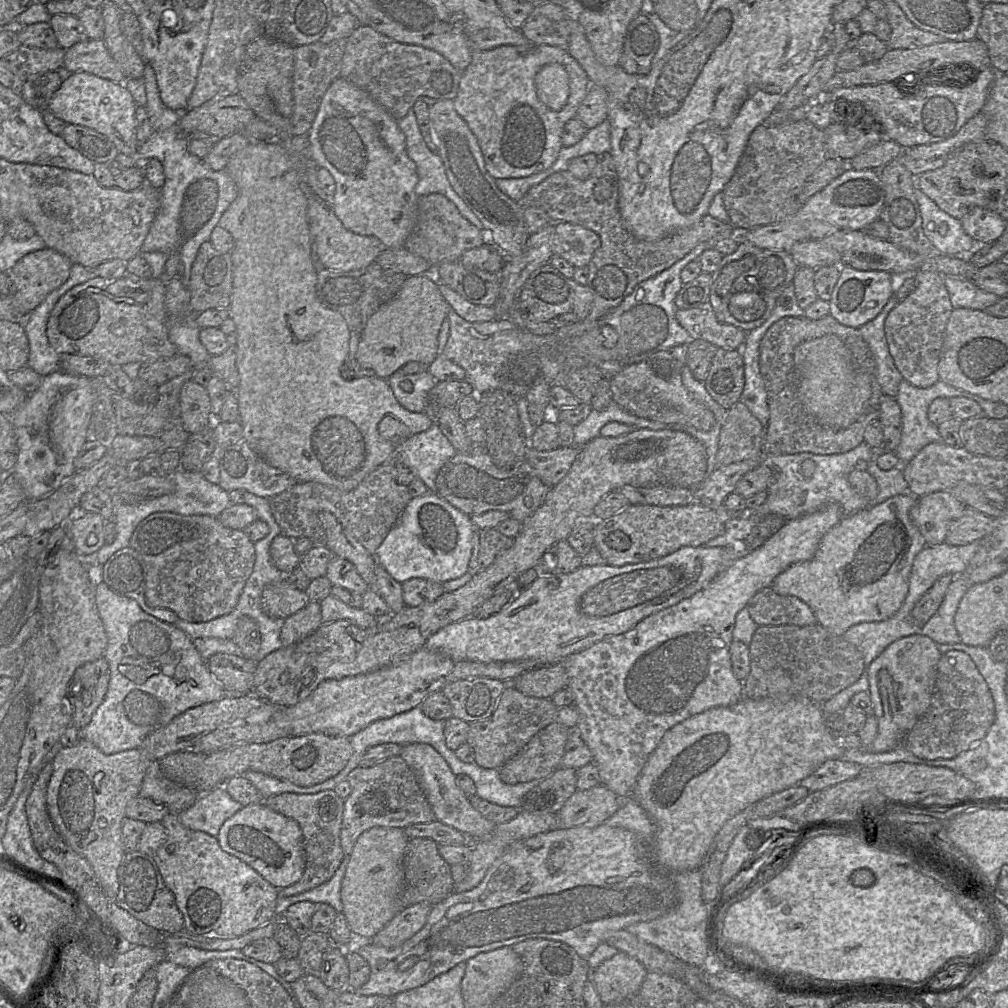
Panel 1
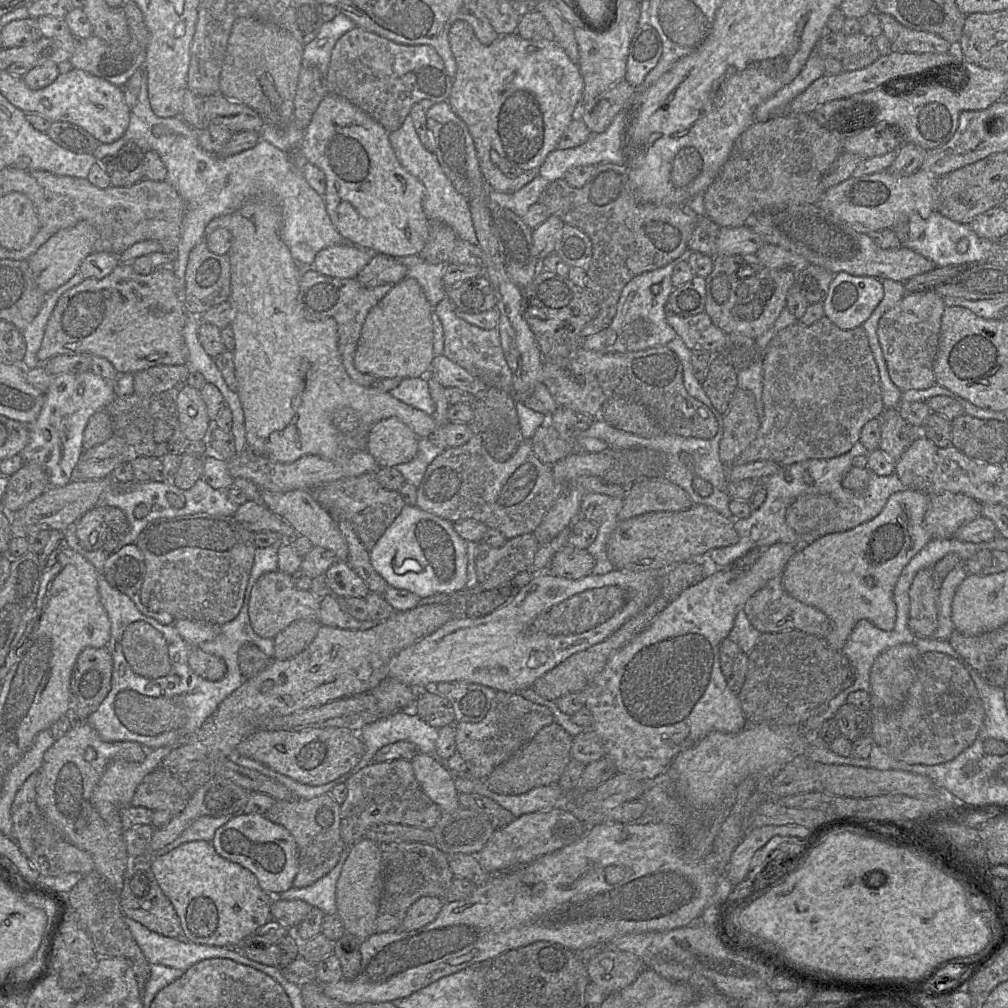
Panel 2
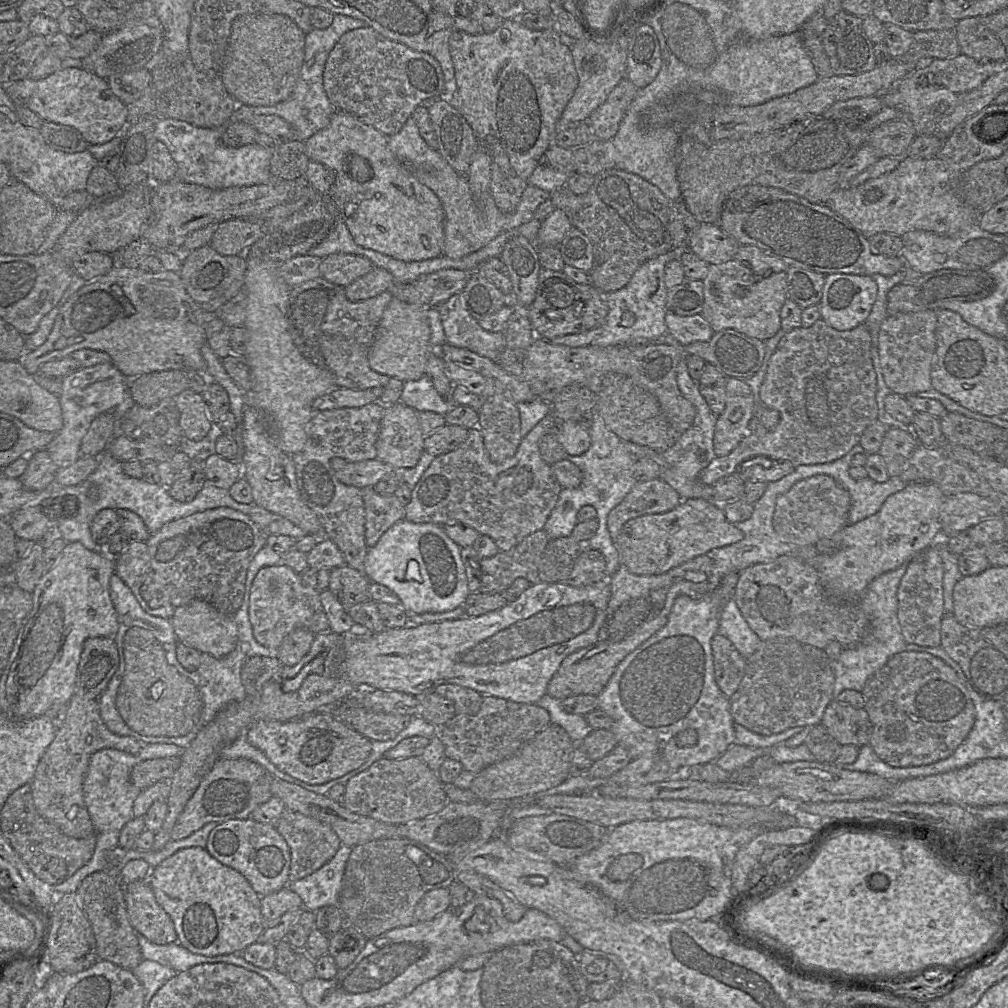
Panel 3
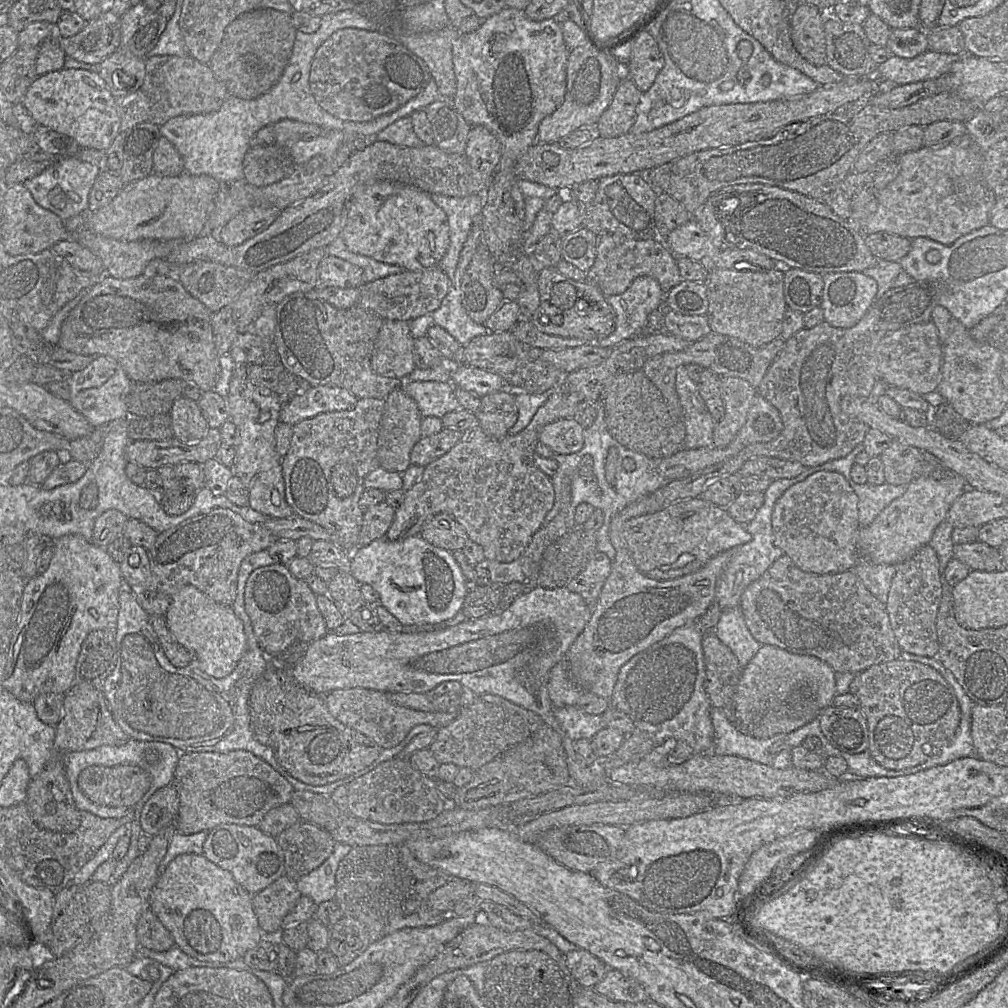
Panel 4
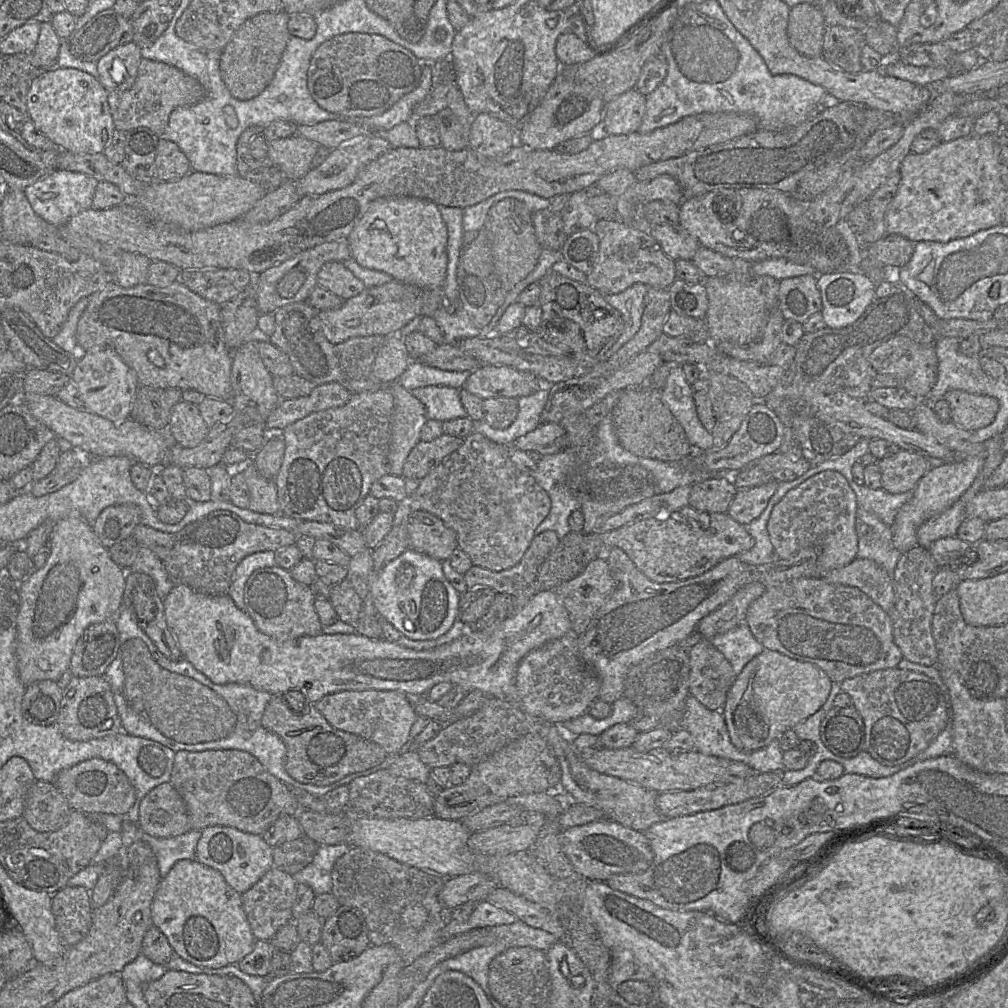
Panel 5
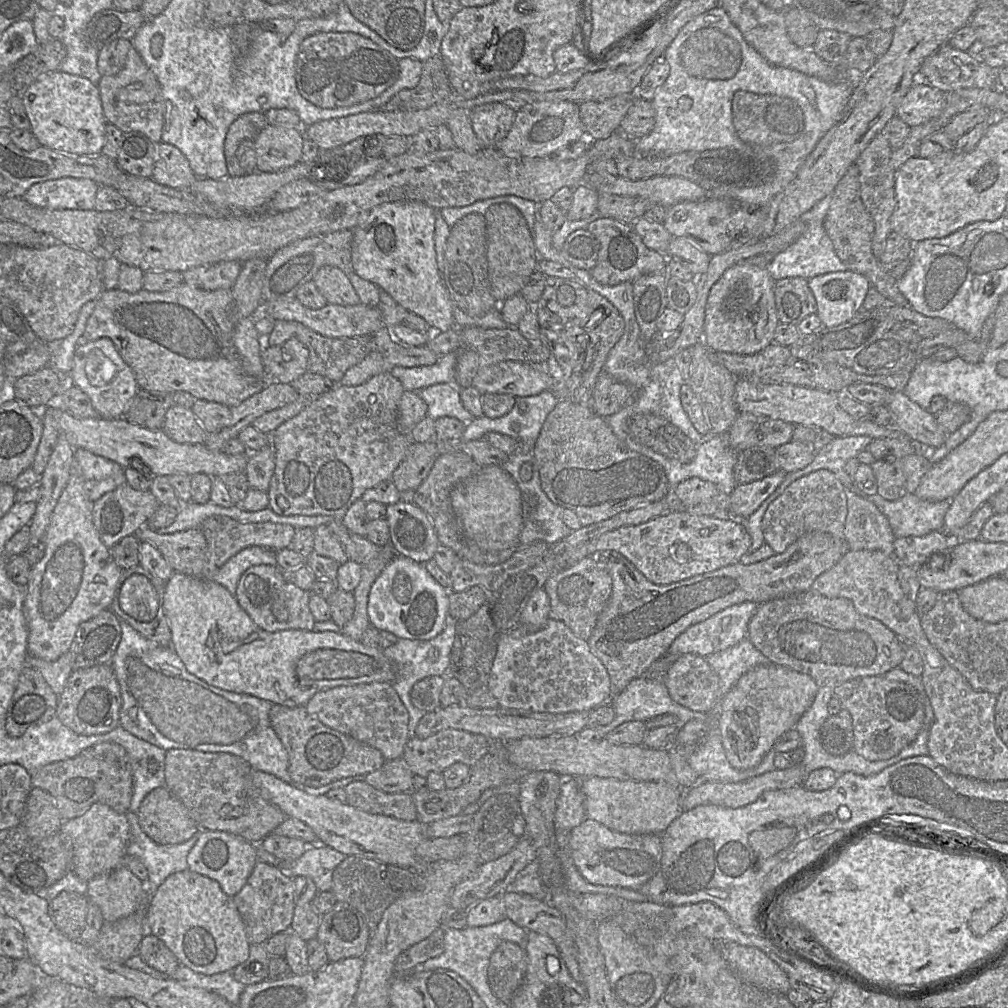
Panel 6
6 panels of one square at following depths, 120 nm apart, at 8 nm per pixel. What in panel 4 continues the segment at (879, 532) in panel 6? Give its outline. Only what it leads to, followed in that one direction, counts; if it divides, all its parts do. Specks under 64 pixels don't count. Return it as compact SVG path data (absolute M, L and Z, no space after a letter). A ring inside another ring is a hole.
M857 553L857 561L852 570L860 578L866 589L881 603L885 604L896 568L896 565L874 564L861 560Z

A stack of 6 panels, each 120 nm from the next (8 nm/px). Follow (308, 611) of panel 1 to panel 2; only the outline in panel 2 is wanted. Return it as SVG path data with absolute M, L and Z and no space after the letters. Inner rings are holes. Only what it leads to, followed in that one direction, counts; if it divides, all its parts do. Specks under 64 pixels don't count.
M302 619L292 622L274 639L274 659L287 660L301 653L316 637L319 621Z

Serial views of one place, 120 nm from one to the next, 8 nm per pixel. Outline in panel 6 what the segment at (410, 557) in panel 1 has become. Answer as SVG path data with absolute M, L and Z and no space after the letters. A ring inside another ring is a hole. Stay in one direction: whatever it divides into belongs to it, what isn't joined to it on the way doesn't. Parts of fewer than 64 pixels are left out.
M395 555L376 578L369 592L367 614L370 625L379 631L388 631L399 639L430 640L442 632L446 616L449 614L449 591L441 586L427 571L423 563ZM398 576L406 577L410 585L410 596L406 603L400 603L393 594L394 582Z

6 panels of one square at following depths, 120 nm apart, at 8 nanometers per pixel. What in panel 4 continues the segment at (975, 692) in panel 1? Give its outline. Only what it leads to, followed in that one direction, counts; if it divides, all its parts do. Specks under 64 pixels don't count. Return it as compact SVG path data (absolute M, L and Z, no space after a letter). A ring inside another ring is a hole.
M896 659L873 665L855 675L849 692L857 697L869 736L868 752L882 767L902 770L923 764L939 755L953 741L960 724L960 706L951 685L930 666Z

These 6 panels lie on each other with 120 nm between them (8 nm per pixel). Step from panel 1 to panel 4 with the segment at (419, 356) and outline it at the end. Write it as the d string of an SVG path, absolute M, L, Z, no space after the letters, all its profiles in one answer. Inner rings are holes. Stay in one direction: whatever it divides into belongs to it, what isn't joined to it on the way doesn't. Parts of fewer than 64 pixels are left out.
M384 320L375 344L372 367L382 376L406 381L416 368L409 322Z

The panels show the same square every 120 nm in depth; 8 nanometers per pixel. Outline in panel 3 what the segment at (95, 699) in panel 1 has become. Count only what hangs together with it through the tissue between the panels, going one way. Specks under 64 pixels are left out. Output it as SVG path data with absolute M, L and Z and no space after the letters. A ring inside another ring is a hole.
M113 638L86 639L77 670L75 694L98 699L118 666L119 654Z

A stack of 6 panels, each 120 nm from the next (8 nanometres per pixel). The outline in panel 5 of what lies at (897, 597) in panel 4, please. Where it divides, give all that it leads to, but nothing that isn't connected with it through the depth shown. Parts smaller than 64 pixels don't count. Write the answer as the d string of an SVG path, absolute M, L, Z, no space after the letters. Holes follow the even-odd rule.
M916 546L903 553L893 574L894 607L887 614L892 623L893 638L904 659L924 666L937 666L937 650L932 634L932 619L937 600L932 581L938 565L928 549Z

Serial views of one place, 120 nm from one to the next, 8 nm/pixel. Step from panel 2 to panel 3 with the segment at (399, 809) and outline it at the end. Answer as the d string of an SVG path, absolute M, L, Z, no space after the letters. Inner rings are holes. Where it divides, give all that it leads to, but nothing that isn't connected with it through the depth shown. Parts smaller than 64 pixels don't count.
M420 756L376 760L345 783L343 806L352 813L388 824L405 824L439 812L449 802L443 783Z

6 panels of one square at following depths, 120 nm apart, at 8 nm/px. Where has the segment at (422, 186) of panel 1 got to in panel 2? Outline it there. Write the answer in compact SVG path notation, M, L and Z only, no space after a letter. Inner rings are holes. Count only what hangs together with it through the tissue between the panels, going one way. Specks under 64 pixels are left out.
M409 114L398 130L389 133L389 141L402 167L416 177L425 187L423 211L427 218L448 225L459 238L477 245L478 239L468 199L454 188L451 181L444 174L436 155L426 150L422 145Z

